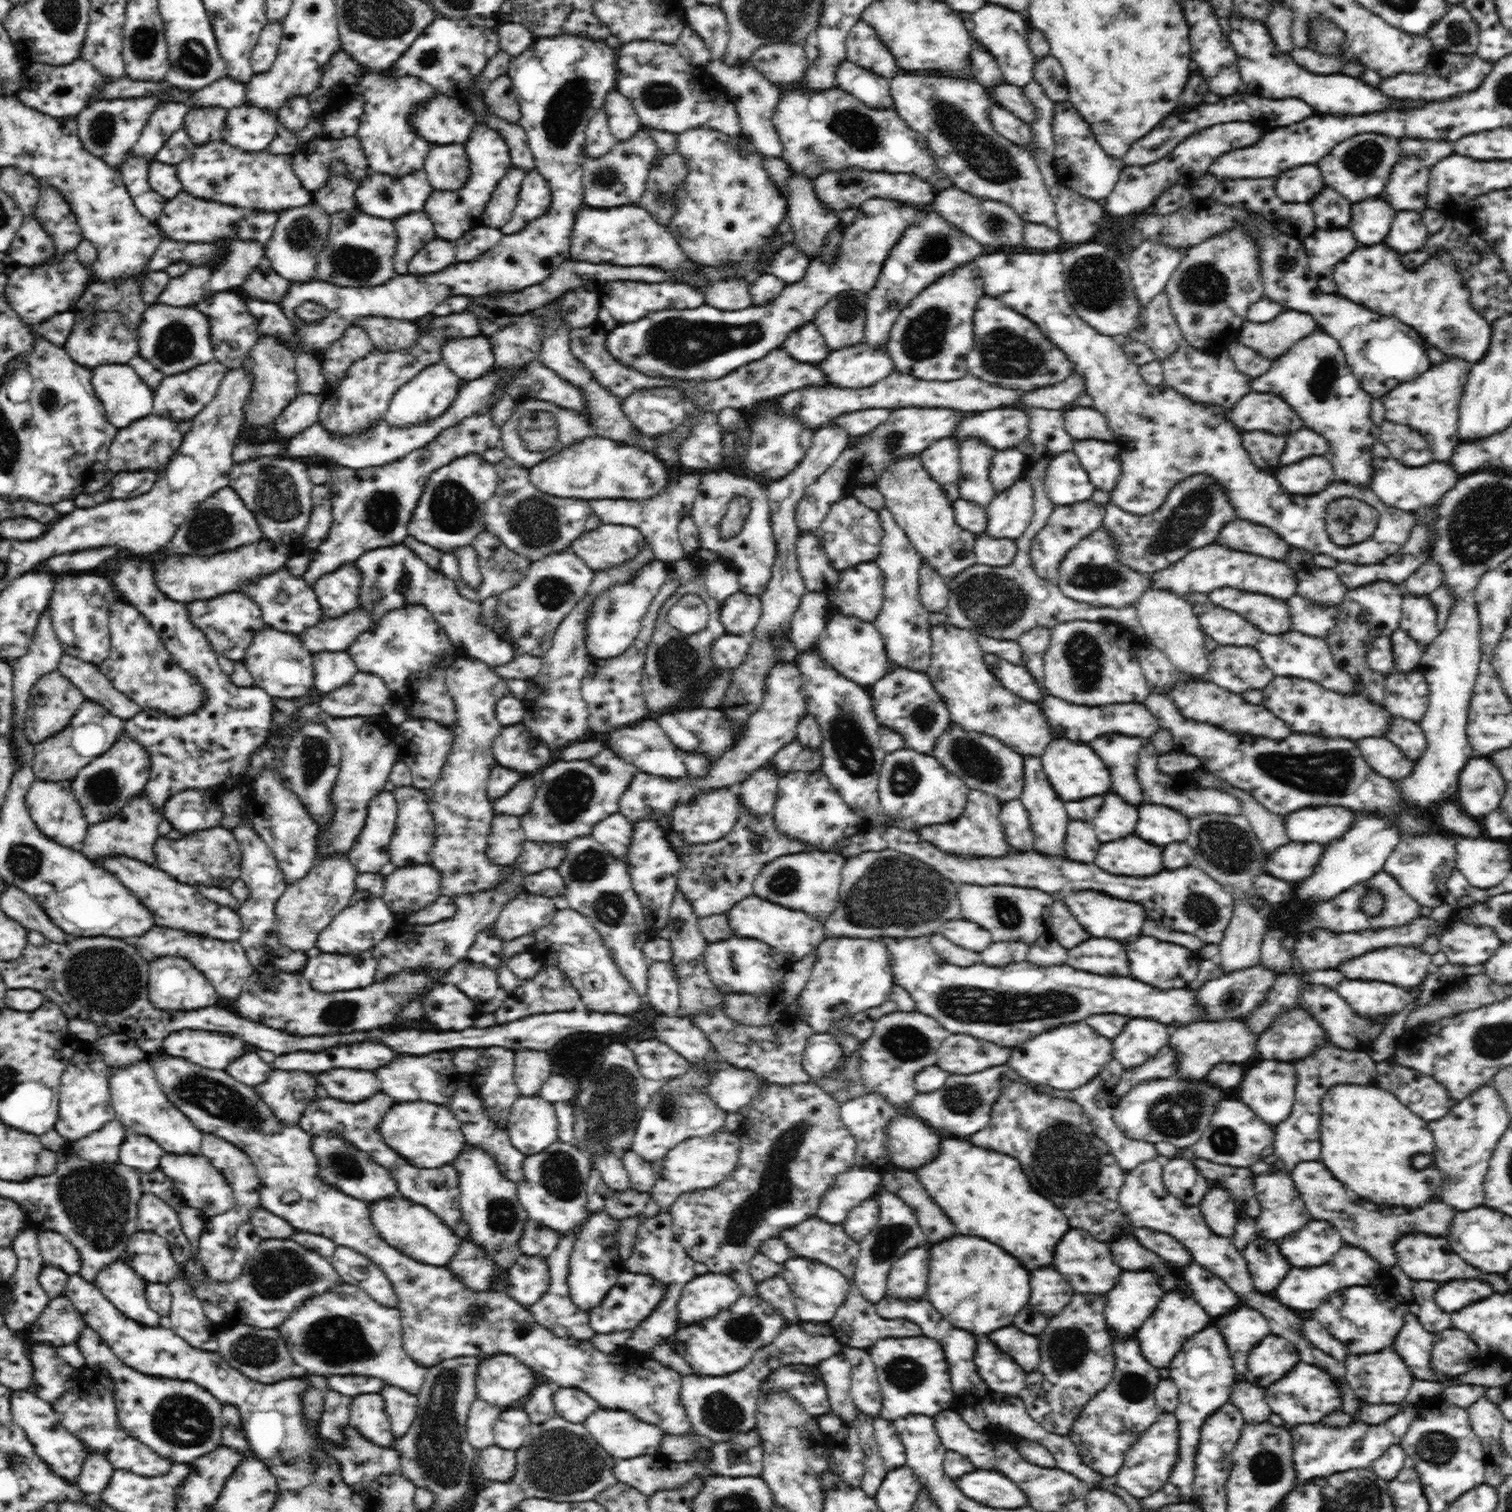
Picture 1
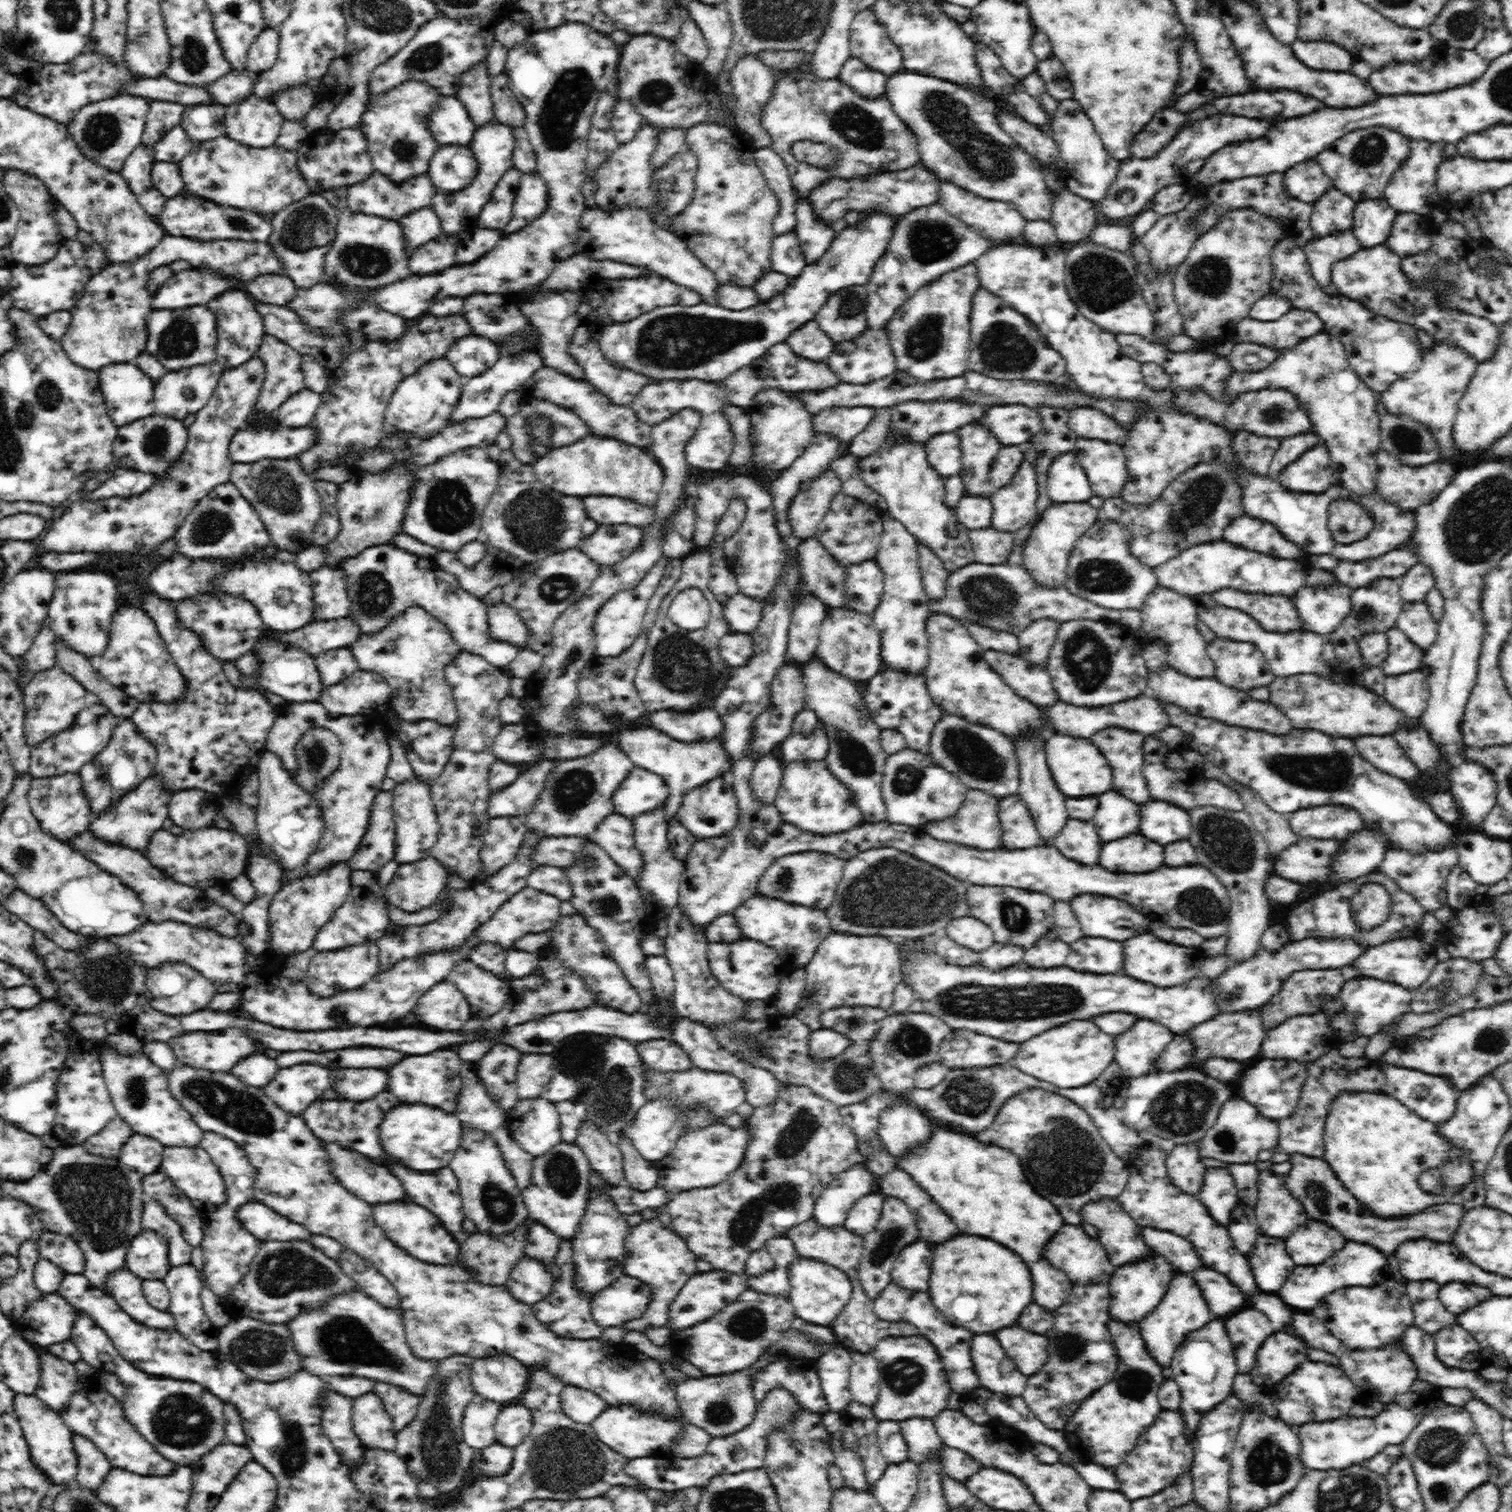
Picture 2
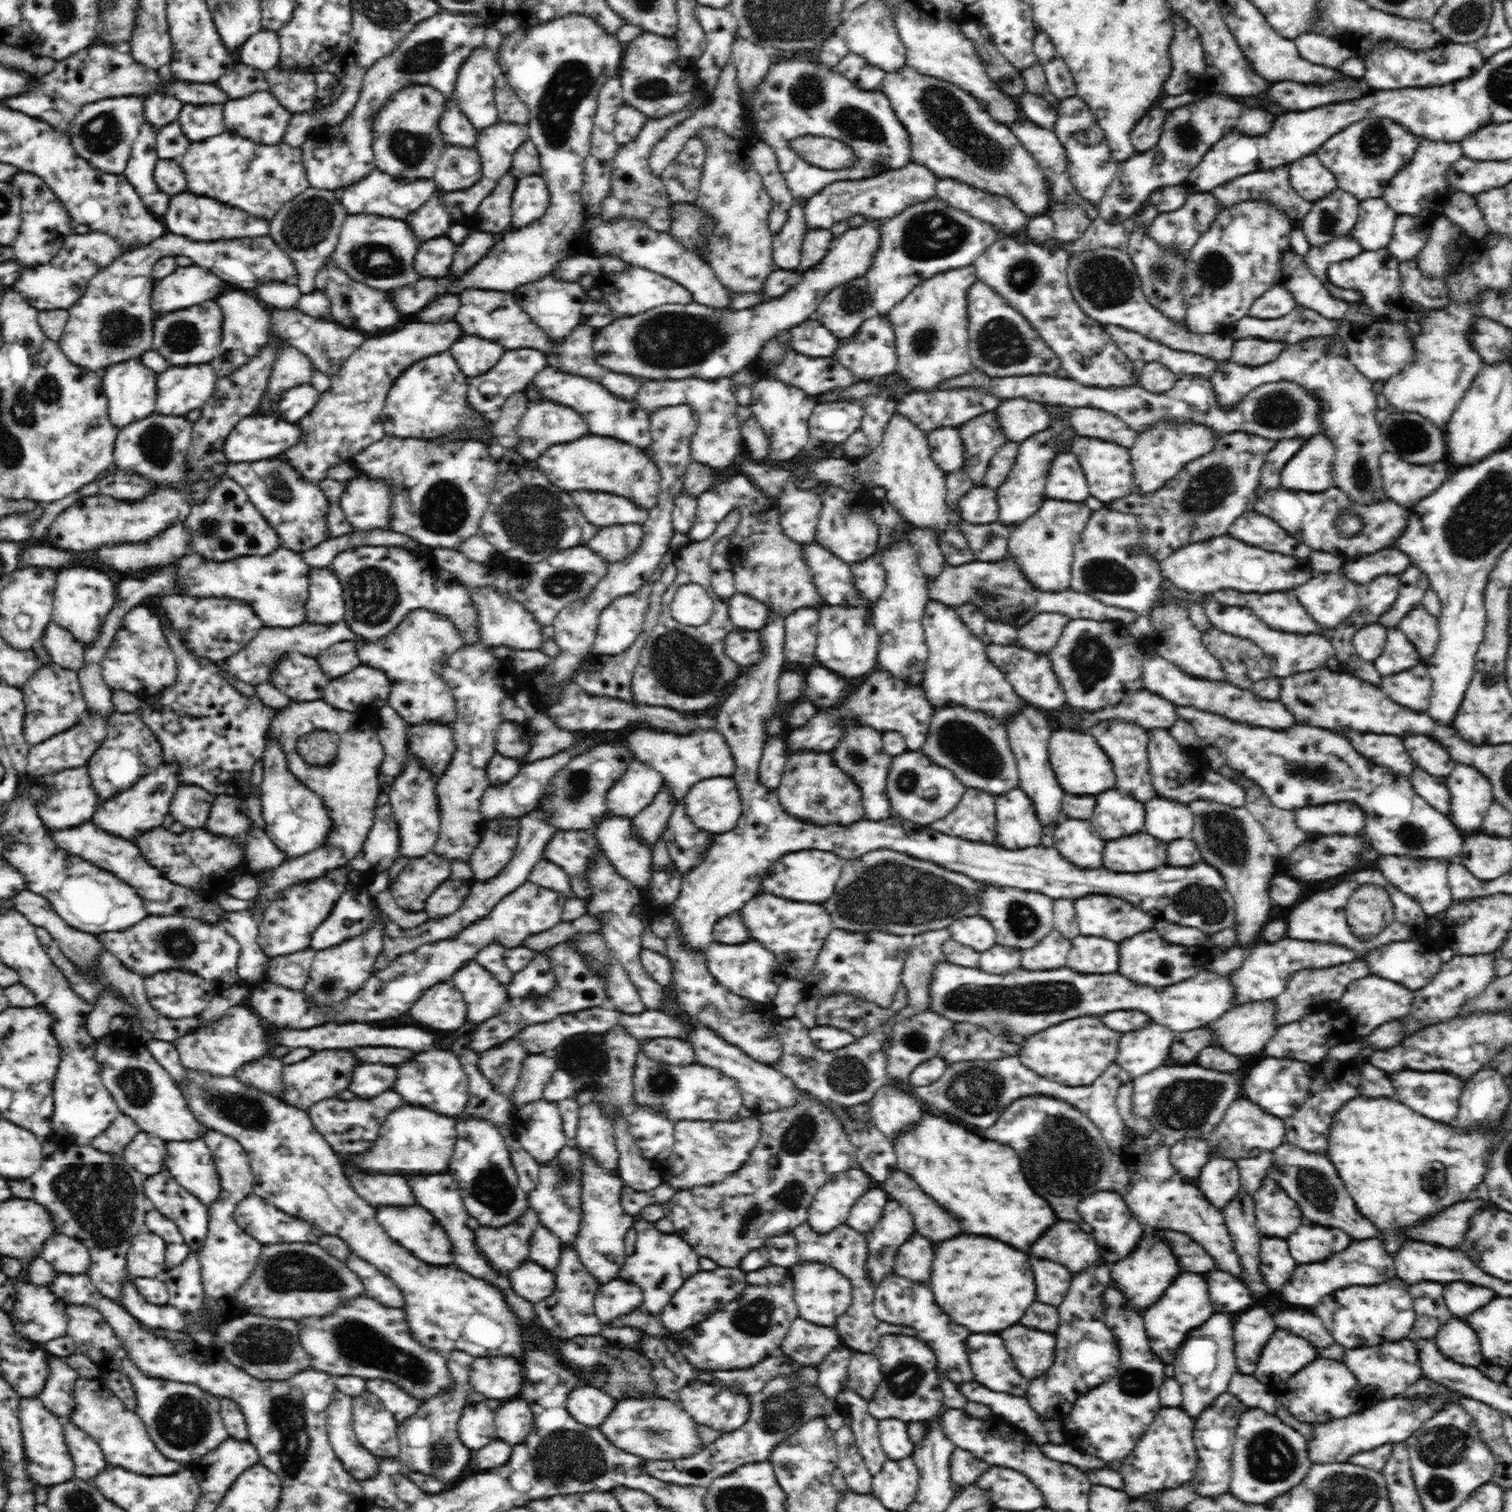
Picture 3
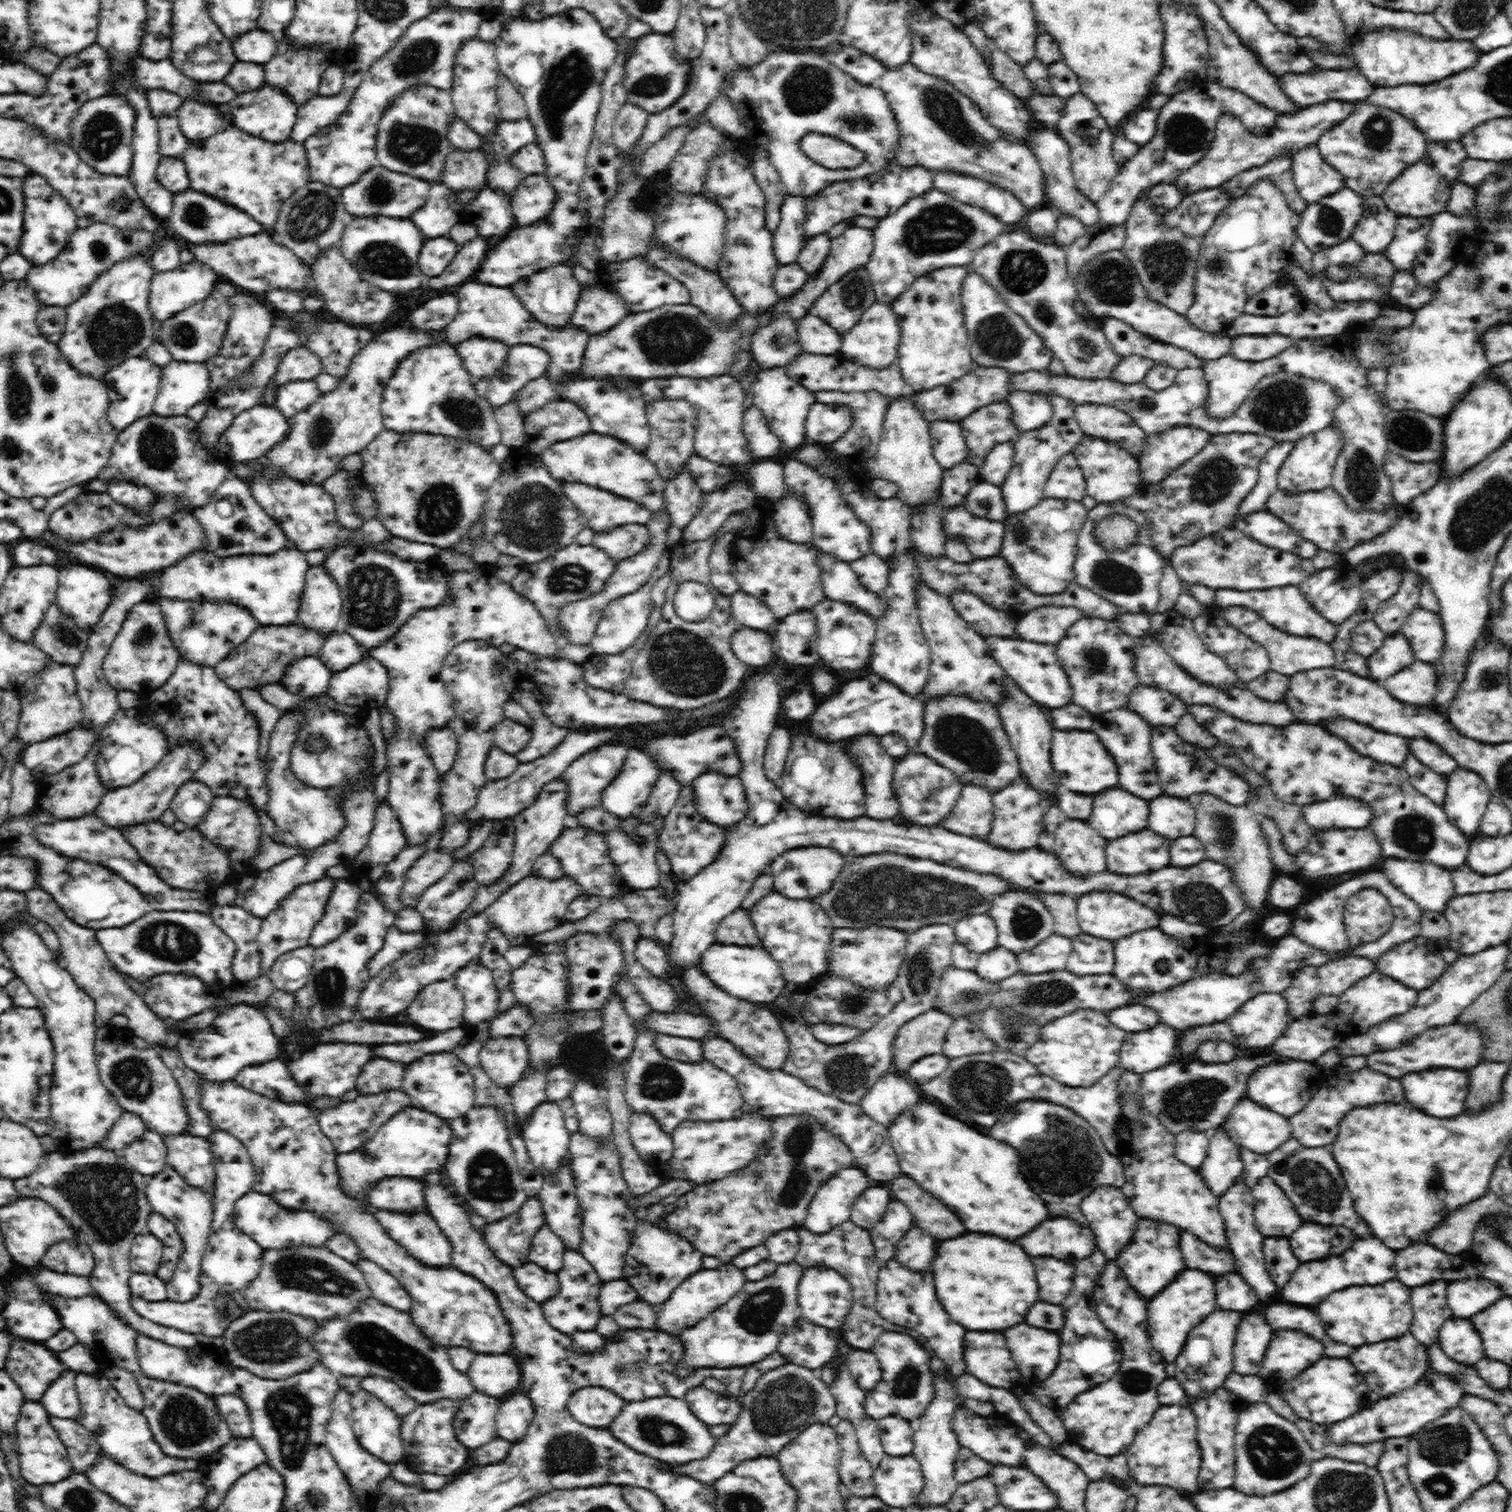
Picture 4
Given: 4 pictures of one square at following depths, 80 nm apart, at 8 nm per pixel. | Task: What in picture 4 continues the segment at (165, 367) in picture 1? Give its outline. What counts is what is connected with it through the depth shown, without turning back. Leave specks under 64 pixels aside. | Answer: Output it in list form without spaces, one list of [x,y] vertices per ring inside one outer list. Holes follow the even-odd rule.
[[[219,278],[216,288],[207,299],[162,321],[154,341],[162,343],[168,349],[174,362],[209,361],[219,353],[223,346],[227,323],[232,317],[230,300],[235,297],[236,292],[242,292],[242,290],[236,290],[236,286]]]

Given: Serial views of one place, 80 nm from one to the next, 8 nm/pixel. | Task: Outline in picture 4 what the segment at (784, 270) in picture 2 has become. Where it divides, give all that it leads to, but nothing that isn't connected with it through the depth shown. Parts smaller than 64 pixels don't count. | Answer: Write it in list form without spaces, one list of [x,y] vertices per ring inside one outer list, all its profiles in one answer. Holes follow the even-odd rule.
[[[788,195],[780,207],[779,227],[773,232],[773,251],[780,265],[797,262],[804,246],[803,224],[806,218],[805,198]]]

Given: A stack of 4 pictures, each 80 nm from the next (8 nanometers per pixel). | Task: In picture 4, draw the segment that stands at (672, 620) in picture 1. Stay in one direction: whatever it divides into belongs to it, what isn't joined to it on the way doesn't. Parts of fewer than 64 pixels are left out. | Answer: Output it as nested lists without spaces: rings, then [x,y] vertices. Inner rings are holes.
[[[688,581],[680,583],[673,599],[674,610],[680,619],[697,623],[704,620],[715,606],[710,589],[702,583]]]

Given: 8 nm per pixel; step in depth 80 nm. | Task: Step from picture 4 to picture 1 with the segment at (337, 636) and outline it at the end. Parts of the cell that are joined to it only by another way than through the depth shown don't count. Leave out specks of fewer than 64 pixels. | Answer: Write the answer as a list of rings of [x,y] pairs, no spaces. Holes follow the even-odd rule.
[[[348,651],[312,653],[315,692],[320,696],[347,685],[359,671]]]

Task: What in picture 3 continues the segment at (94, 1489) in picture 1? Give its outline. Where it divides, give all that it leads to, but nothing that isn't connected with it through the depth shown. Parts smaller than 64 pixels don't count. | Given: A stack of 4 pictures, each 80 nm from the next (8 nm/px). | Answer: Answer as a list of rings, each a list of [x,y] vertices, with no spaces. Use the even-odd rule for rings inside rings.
[[[64,1420],[65,1441],[75,1465],[75,1477],[93,1482],[108,1466],[100,1445],[76,1425]]]

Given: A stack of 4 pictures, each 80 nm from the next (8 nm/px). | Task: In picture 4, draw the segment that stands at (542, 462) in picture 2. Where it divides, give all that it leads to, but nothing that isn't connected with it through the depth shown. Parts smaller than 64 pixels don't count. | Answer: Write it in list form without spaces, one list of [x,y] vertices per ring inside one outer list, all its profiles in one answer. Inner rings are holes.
[[[589,433],[572,440],[556,442],[544,449],[537,458],[560,484],[586,482],[588,486],[640,503],[648,513],[662,511],[665,508],[665,484],[660,478],[659,470],[644,452],[624,444],[610,436]]]

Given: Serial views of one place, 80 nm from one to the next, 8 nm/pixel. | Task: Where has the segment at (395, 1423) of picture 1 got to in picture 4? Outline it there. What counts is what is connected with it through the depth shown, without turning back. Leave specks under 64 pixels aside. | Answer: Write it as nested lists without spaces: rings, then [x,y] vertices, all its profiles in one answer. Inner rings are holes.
[[[379,1376],[361,1378],[362,1389],[380,1399],[389,1409],[392,1409],[398,1418],[402,1419],[413,1411],[418,1402],[406,1395],[406,1392],[390,1380]]]

